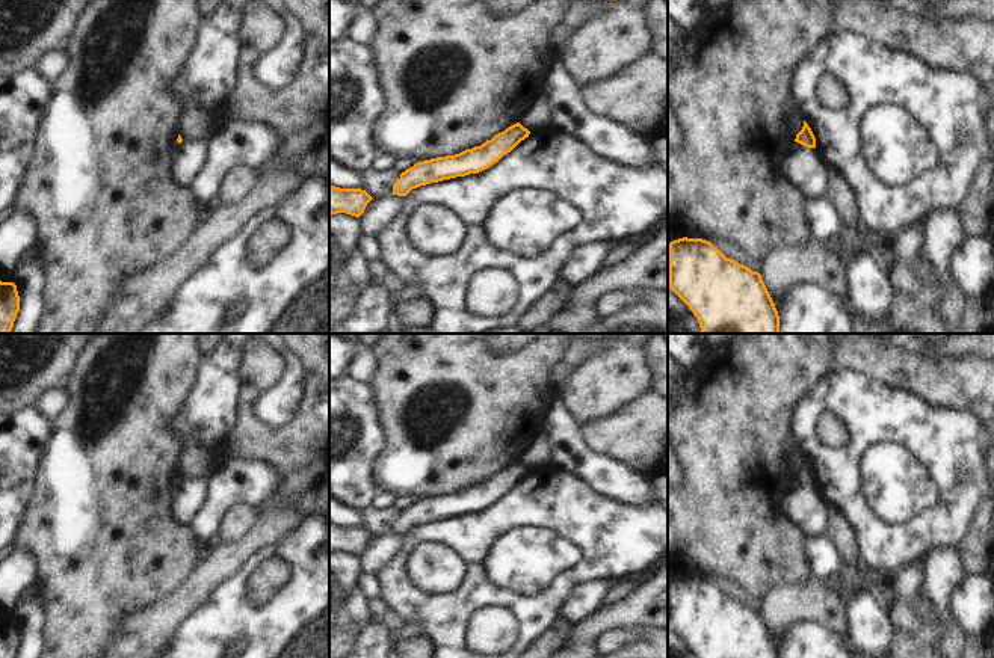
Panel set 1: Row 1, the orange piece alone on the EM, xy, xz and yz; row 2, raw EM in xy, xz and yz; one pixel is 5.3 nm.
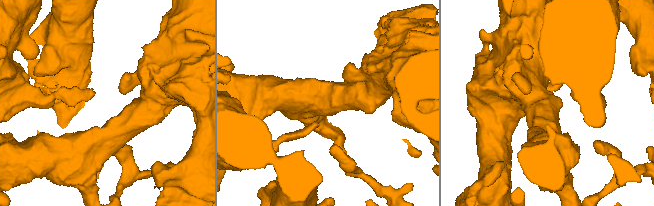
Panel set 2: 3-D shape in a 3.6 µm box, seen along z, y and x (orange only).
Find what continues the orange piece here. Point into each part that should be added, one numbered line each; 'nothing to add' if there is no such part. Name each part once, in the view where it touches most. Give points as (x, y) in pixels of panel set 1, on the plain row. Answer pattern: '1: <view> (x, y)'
nothing to add.

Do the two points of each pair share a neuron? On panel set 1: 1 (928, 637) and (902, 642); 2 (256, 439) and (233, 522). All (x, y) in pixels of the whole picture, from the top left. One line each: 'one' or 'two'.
1: one
2: two

